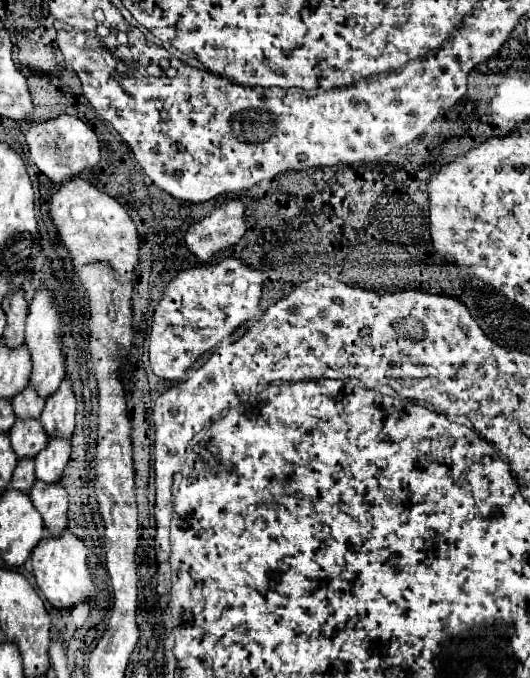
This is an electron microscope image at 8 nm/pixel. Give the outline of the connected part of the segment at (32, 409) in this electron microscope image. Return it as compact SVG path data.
M28 384L20 394L16 394L16 398L12 398L12 406L16 416L20 418L28 418L28 416L38 418L44 408L44 398L40 398L40 394L36 394Z

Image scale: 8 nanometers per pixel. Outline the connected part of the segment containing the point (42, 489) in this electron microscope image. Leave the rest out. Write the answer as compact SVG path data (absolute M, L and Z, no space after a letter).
M36 480L30 498L36 510L42 514L44 526L48 528L48 534L60 534L66 530L66 510L68 510L68 492L60 482L52 482L48 486L46 482Z

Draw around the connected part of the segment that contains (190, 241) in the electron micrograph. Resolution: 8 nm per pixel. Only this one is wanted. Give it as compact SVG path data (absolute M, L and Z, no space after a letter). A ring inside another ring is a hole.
M228 200L198 224L188 228L186 248L198 262L206 264L212 262L216 254L238 244L244 232L244 206L238 200Z

